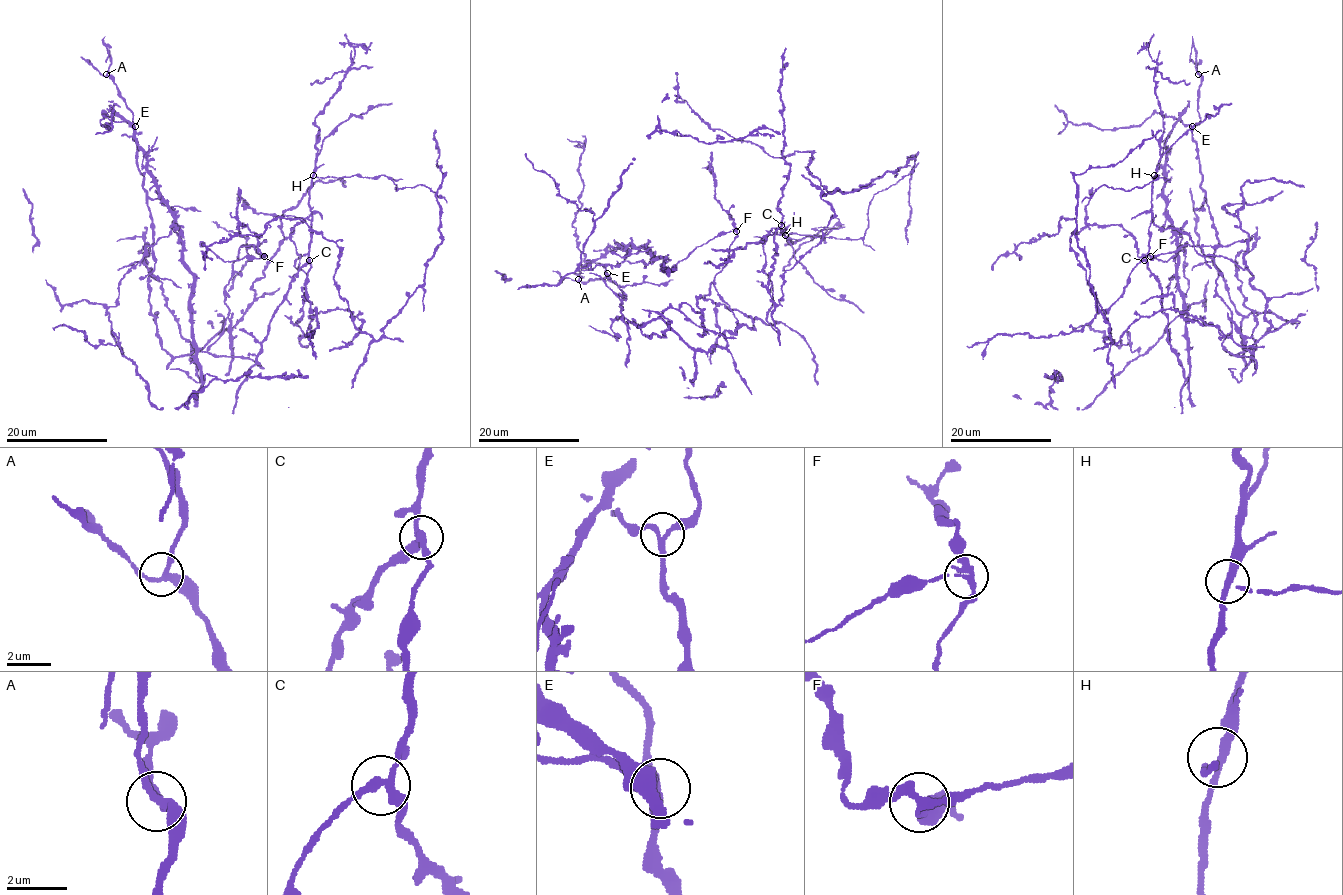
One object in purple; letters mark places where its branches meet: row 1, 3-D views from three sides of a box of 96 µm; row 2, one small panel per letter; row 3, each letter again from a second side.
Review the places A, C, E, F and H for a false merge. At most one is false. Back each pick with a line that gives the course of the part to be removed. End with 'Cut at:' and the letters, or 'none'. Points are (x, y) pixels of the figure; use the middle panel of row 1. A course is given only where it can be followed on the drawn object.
H: (785, 235), (861, 239), (868, 222), (872, 197), (895, 184), (919, 163)
Cut at: H

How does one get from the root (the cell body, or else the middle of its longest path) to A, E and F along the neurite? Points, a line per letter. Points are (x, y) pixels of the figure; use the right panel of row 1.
A: (1239, 356), (1244, 351), (1242, 316), (1213, 261), (1217, 231), (1192, 136), (1199, 121), (1198, 74)
E: (1239, 356), (1244, 351), (1242, 316), (1213, 261), (1218, 239), (1201, 186), (1192, 126)
F: (1239, 356), (1222, 346), (1231, 331), (1231, 311), (1216, 290), (1215, 261), (1199, 246), (1188, 245), (1150, 256)

